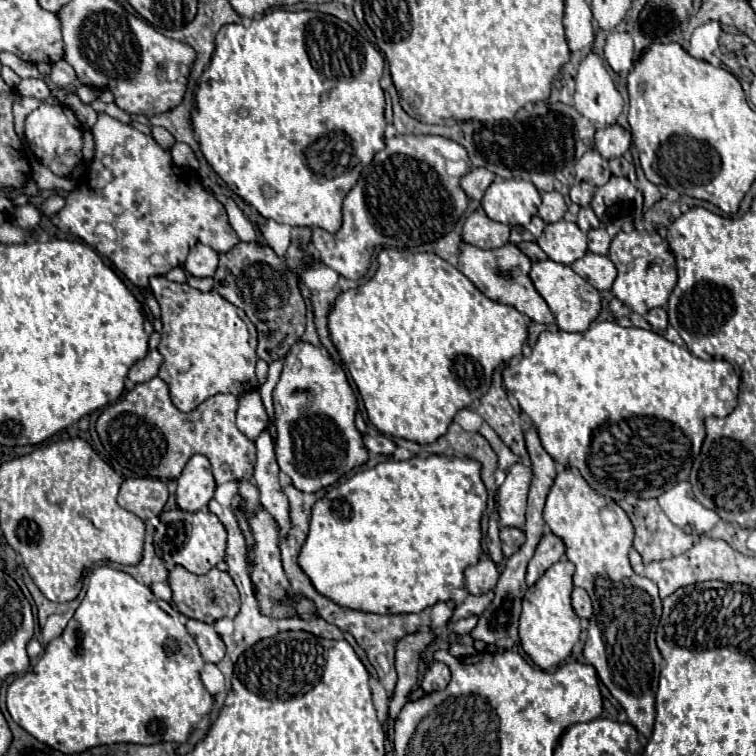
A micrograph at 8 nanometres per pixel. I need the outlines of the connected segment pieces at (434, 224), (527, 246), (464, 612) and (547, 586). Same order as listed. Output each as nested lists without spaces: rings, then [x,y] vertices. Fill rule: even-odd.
[[[405,134],[387,138],[385,148],[363,168],[361,178],[345,196],[343,226],[335,234],[321,228],[313,232],[311,242],[319,260],[339,276],[359,280],[367,274],[377,246],[409,250],[451,232],[469,202],[459,186],[459,179],[469,169],[465,154],[463,146],[443,136]]]
[[[521,242],[519,248],[521,248],[523,254],[527,254],[531,258],[531,262],[541,262],[541,260],[547,258],[547,254],[535,242]]]
[[[487,592],[483,596],[469,594],[467,600],[455,608],[451,620],[461,620],[461,618],[467,618],[467,616],[473,616],[473,614],[481,614],[491,604],[491,600],[493,600],[493,592]]]
[[[565,560],[553,564],[535,586],[527,588],[527,594],[523,598],[523,612],[519,618],[519,636],[521,646],[527,652],[527,656],[543,670],[553,670],[565,662],[565,658],[571,654],[575,642],[581,634],[579,616],[575,614],[571,606],[571,590],[573,590],[573,572],[575,566]]]

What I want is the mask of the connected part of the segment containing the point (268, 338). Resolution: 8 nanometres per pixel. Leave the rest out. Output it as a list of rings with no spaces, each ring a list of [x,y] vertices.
[[[239,242],[231,252],[219,256],[219,268],[215,272],[215,290],[241,308],[259,332],[257,356],[267,364],[283,358],[289,348],[301,340],[305,332],[305,302],[299,292],[297,276],[287,268],[287,262],[279,258],[271,248]]]

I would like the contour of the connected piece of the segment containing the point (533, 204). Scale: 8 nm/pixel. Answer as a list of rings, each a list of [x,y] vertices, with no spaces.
[[[495,178],[487,188],[481,204],[491,220],[509,226],[525,226],[537,214],[541,196],[527,180]]]

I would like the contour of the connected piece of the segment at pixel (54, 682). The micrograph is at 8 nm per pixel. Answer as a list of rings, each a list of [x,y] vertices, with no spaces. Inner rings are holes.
[[[99,566],[97,570],[93,570],[91,578],[89,578],[89,586],[87,586],[87,594],[83,598],[83,602],[79,604],[79,608],[75,610],[73,618],[69,620],[65,632],[51,640],[49,646],[45,648],[45,654],[39,658],[37,666],[19,676],[7,690],[7,710],[11,714],[11,718],[23,728],[27,730],[33,738],[37,738],[39,742],[63,752],[63,754],[79,754],[85,752],[93,746],[101,746],[101,744],[117,744],[117,742],[133,742],[133,744],[159,744],[159,742],[185,742],[193,724],[197,724],[205,714],[211,712],[213,706],[213,696],[207,692],[207,688],[203,688],[203,682],[199,678],[201,668],[205,666],[201,654],[199,654],[199,646],[195,644],[193,636],[187,632],[185,624],[181,621],[180,612],[171,604],[167,604],[172,599],[172,592],[167,582],[153,582],[149,584],[149,588],[145,584],[139,584],[133,576],[115,570],[111,566]]]

